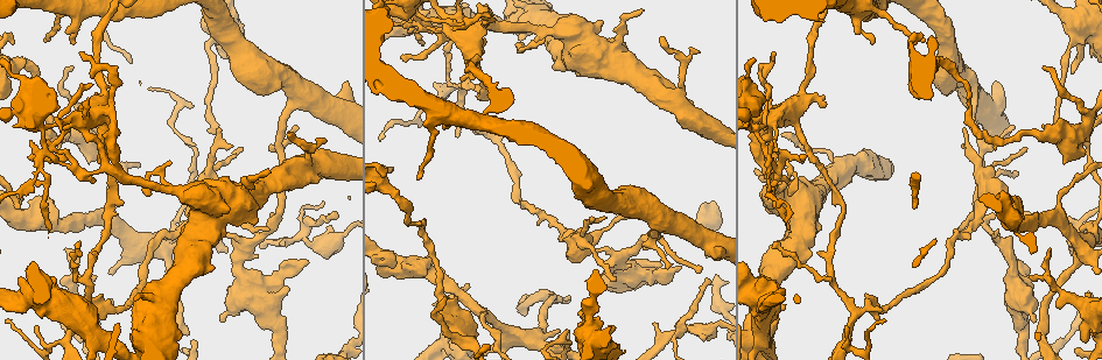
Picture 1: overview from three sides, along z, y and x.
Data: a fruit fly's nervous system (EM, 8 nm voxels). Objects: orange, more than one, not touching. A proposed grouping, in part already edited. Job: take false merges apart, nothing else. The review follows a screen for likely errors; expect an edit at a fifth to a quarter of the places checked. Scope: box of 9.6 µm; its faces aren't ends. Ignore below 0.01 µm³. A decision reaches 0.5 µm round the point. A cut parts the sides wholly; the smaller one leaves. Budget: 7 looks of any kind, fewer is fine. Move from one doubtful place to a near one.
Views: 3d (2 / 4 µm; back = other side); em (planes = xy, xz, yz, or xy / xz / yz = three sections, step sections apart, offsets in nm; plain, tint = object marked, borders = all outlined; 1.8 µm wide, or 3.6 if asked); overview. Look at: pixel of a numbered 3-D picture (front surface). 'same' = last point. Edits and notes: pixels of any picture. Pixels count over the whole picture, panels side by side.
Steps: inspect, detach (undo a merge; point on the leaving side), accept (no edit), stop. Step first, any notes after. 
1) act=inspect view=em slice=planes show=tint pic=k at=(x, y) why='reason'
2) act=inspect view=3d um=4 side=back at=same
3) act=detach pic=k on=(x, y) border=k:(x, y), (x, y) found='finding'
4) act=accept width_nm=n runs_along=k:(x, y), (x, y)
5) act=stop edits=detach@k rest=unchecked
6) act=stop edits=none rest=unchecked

act=inspect view=em um=3.6 slice=planes show=tint pic=1 at=(530, 340) why='four or more arms meet'

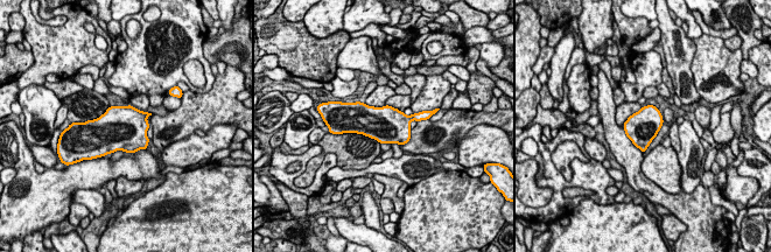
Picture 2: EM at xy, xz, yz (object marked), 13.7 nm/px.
act=accept width_nm=460 found='all the same neuron'

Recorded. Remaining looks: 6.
act=inspect view=3d um=2 pic=1 at=(425, 265)

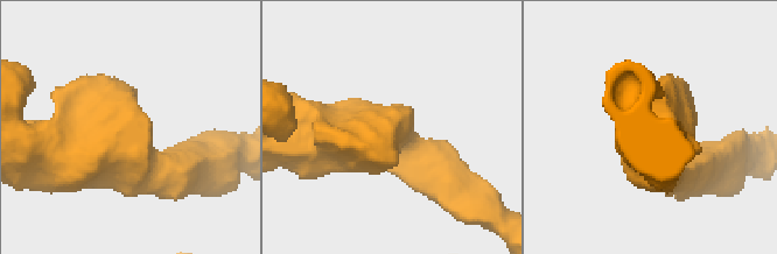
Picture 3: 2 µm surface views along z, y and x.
act=inspect view=em slice=planes show=borders pic=3 at=(123, 162)

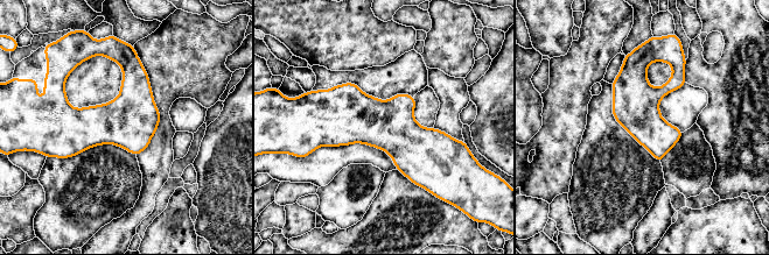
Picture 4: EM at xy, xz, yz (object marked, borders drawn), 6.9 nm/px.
act=accept width_nm=320 found='one neuron here'

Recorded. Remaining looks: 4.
act=inspect view=3d um=2 pic=1 at=(964, 82) why='sudden change in width'

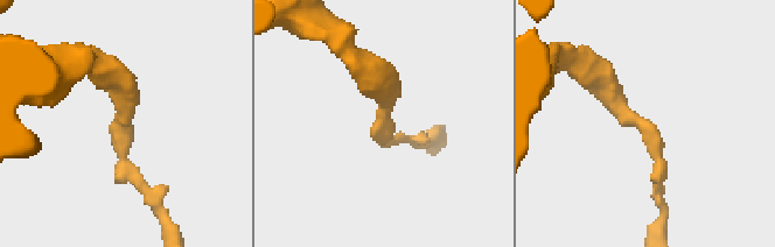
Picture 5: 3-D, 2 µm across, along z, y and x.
act=inspect view=em slice=yz step=4 show=tint pic=5 at=(642, 125)

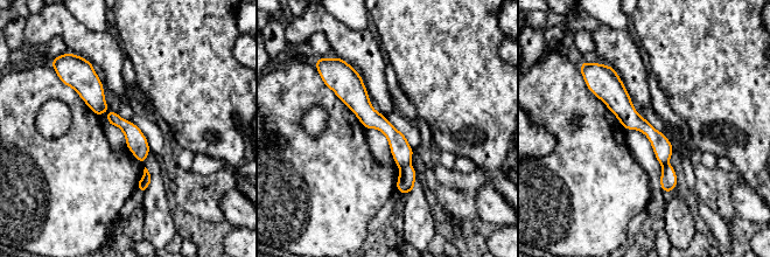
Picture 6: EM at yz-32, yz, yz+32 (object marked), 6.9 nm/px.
act=detach pic=6 on=(407, 175) border=6:(408, 162), (401, 168) found='two neurons meet here'

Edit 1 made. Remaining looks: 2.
act=stop edits=detach@6 rest=unchecked

